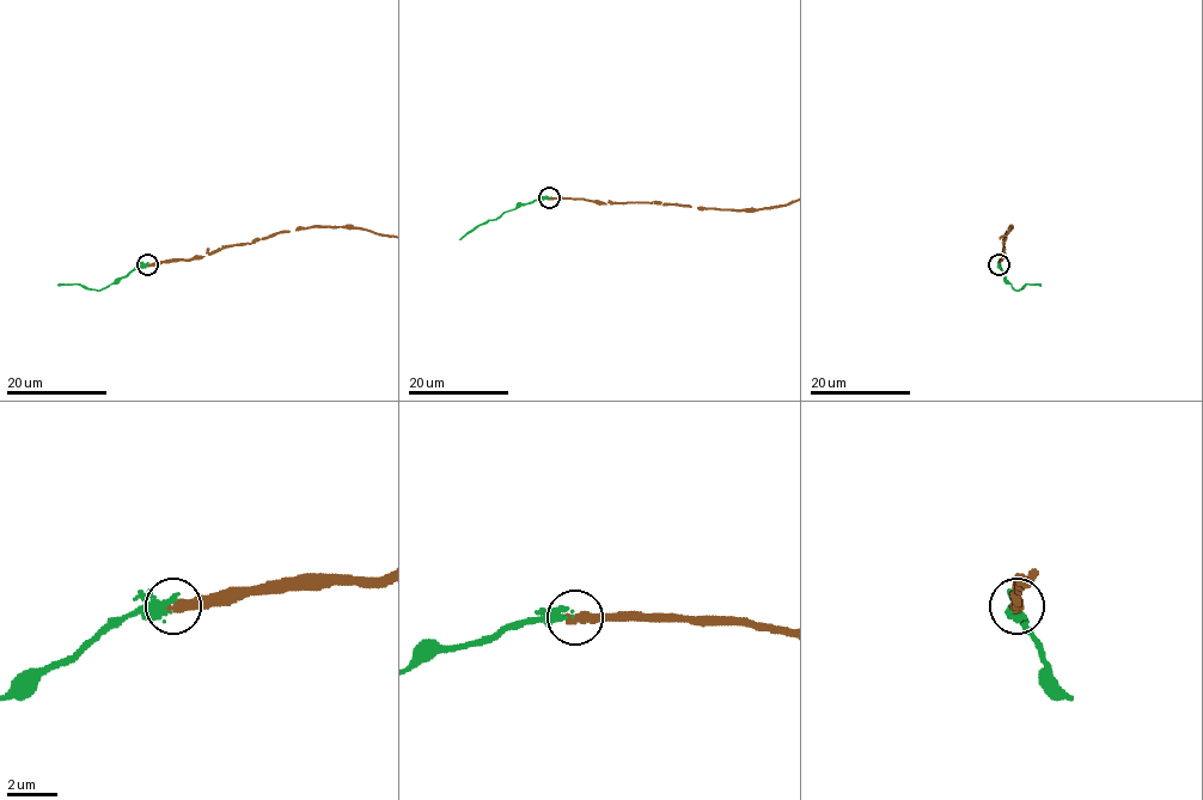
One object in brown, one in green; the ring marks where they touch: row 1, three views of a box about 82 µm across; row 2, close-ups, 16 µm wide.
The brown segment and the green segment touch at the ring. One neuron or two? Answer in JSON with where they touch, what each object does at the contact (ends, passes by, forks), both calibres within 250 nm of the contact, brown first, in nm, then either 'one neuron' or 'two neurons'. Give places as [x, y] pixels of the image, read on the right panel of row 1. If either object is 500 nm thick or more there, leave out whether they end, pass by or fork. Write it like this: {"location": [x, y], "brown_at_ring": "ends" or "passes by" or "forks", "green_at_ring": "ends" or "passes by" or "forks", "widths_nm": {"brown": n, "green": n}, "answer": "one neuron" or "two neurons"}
{"location": [999, 264], "brown_at_ring": "ends", "green_at_ring": "ends", "widths_nm": {"brown": 420, "green": 300}, "answer": "two neurons"}

